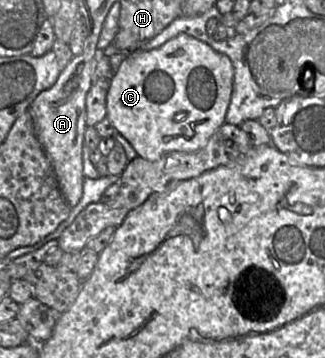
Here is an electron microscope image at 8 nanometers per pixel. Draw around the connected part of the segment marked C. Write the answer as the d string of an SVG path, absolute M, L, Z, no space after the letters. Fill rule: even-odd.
M181 33L159 48L128 54L115 72L107 94L107 118L144 159L157 161L173 151L196 152L225 123L233 79L234 67L228 56L195 37Z

